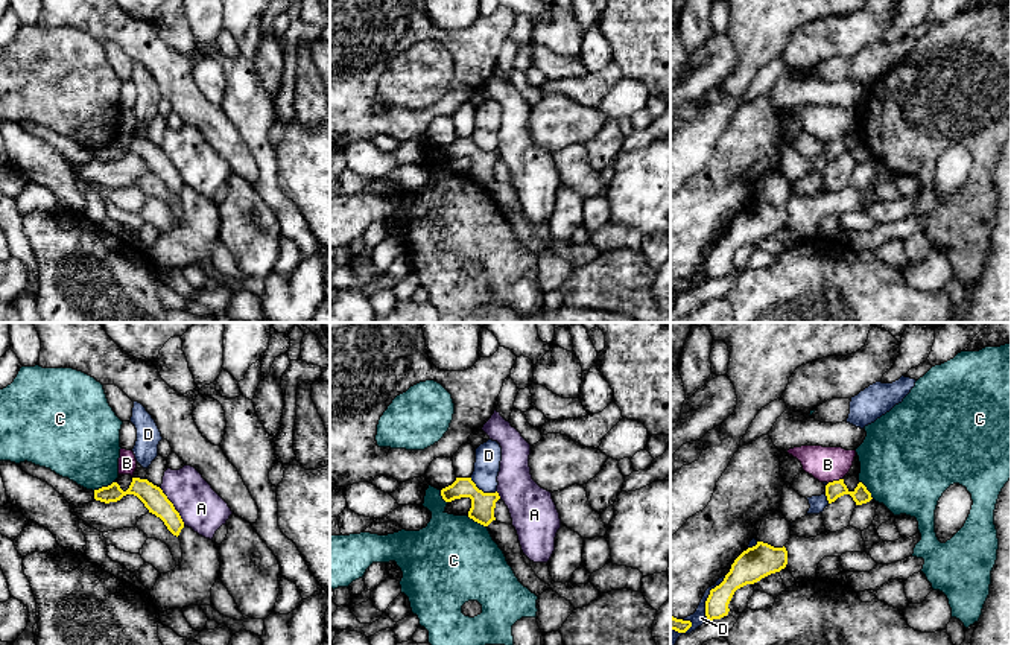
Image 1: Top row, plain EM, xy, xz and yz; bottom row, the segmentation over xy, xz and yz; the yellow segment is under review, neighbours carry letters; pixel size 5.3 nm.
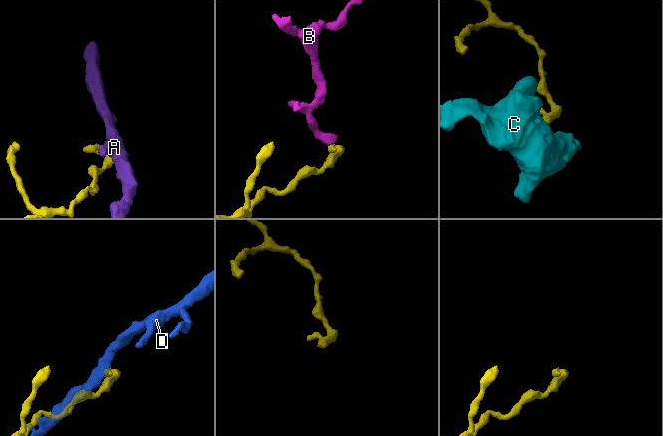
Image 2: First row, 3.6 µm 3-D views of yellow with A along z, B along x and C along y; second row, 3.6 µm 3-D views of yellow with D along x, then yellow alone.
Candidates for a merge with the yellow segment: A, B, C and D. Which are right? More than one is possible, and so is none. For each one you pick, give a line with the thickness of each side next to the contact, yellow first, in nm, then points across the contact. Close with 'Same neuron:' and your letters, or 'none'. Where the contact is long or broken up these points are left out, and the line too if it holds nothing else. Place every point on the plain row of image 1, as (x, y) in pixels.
Same neuron: none

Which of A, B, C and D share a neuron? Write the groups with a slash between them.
A / B / C / D

